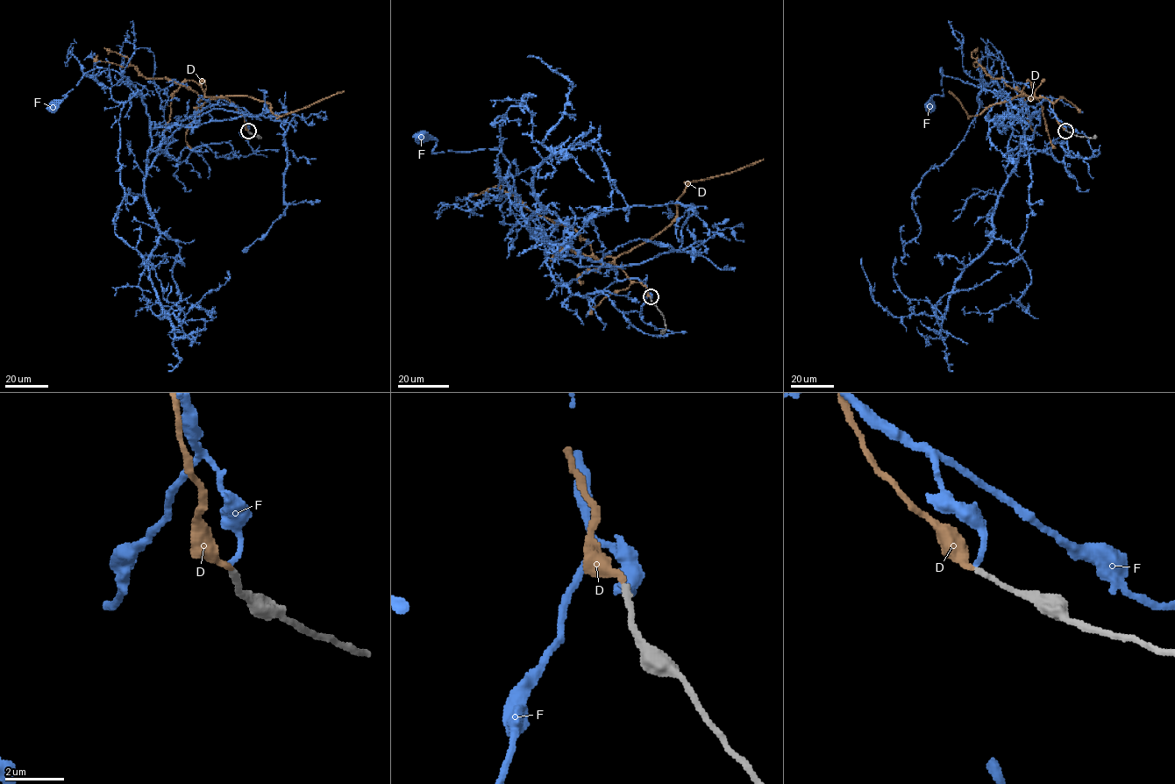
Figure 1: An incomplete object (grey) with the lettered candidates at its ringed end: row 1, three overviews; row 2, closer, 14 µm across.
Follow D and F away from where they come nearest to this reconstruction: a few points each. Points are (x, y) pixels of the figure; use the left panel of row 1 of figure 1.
D: (248, 131), (233, 104), (224, 96), (217, 96), (248, 96), (270, 103), (270, 110), (281, 116), (344, 91)
F: (248, 131), (243, 113), (219, 97), (174, 122), (152, 150), (138, 89), (97, 67), (52, 105)

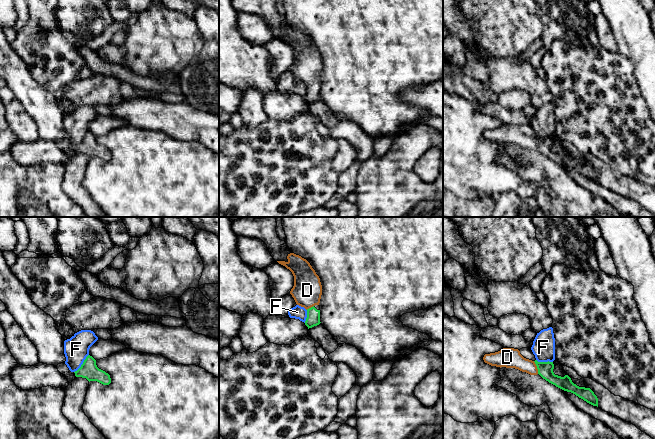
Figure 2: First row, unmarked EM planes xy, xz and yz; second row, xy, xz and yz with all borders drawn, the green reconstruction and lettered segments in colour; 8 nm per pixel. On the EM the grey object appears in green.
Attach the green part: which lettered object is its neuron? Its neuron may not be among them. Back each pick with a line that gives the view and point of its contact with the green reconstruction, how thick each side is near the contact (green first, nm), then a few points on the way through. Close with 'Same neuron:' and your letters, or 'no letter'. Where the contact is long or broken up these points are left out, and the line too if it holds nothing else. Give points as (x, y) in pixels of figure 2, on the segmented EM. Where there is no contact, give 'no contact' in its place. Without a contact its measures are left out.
D: contact yz (537, 367); calibres 130 and 160 nm; way yz (545, 369), (537, 367), (524, 365), (508, 357)
Same neuron: D

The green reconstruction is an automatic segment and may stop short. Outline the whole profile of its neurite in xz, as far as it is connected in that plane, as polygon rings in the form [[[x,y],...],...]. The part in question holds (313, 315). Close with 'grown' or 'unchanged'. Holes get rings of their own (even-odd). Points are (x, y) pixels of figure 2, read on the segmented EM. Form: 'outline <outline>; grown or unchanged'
outline [[[290,253],[288,261],[277,261],[289,269],[294,276],[294,286],[290,294],[297,305],[307,310],[305,325],[309,328],[319,325],[320,310],[314,306],[319,305],[322,295],[322,285],[319,276],[310,263],[299,255]]]; grown

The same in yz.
outline [[[503,348],[498,352],[485,354],[483,360],[491,366],[515,368],[530,375],[539,374],[556,387],[571,392],[587,403],[598,407],[598,398],[594,392],[590,388],[577,386],[568,375],[564,377],[555,375],[553,362],[538,362],[537,360],[526,359],[518,349],[514,348]]]; grown

